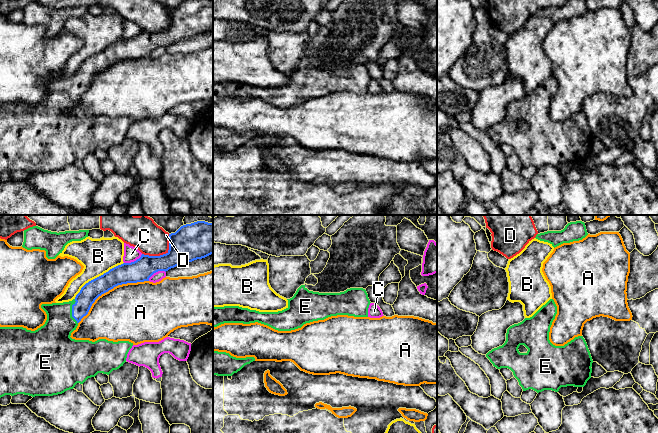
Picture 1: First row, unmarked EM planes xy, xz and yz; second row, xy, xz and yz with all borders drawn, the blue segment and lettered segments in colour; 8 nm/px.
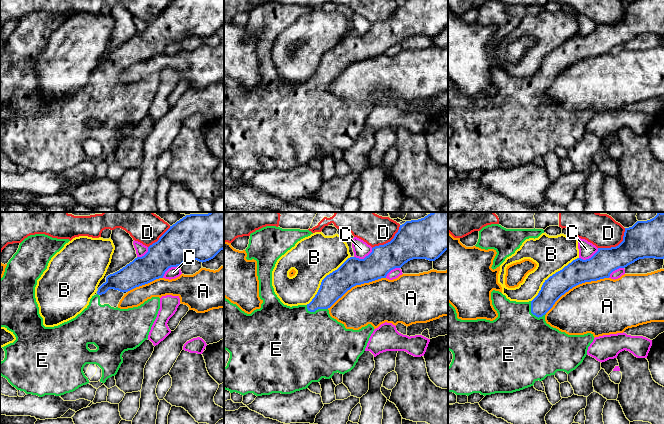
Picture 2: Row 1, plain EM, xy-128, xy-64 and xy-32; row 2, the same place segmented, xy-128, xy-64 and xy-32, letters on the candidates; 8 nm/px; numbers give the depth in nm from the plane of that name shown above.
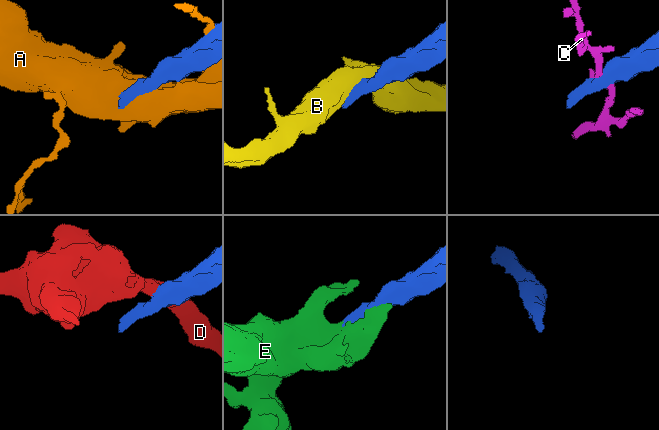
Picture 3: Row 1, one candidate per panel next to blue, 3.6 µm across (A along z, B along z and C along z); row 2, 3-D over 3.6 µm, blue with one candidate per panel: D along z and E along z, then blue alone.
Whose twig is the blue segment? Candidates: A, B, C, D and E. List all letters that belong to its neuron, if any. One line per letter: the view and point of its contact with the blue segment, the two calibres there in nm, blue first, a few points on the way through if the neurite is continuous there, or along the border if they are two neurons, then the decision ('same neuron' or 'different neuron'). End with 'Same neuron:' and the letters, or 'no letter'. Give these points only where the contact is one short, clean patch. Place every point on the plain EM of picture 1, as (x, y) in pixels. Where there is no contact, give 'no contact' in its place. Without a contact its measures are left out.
A: meets blue in xy at (110, 65); 170 nm thick on the blue side, 460 nm on the other; different neuron
B: meets blue in xy at (97, 53); 160 nm thick on the blue side, 280 nm on the other; different neuron
C: meets blue in xy at (134, 37); 180 nm thick on the blue side, 120 nm on the other; different neuron
D: meets blue in xy at (163, 30); 300 nm thick on the blue side, 260 nm on the other; border along xy (169, 10), (169, 25), (165, 29), (159, 31), (142, 30); different neuron
E: meets blue in xy at (72, 87); 150 nm thick on the blue side, 260 nm on the other; same neuron
Same neuron: E

